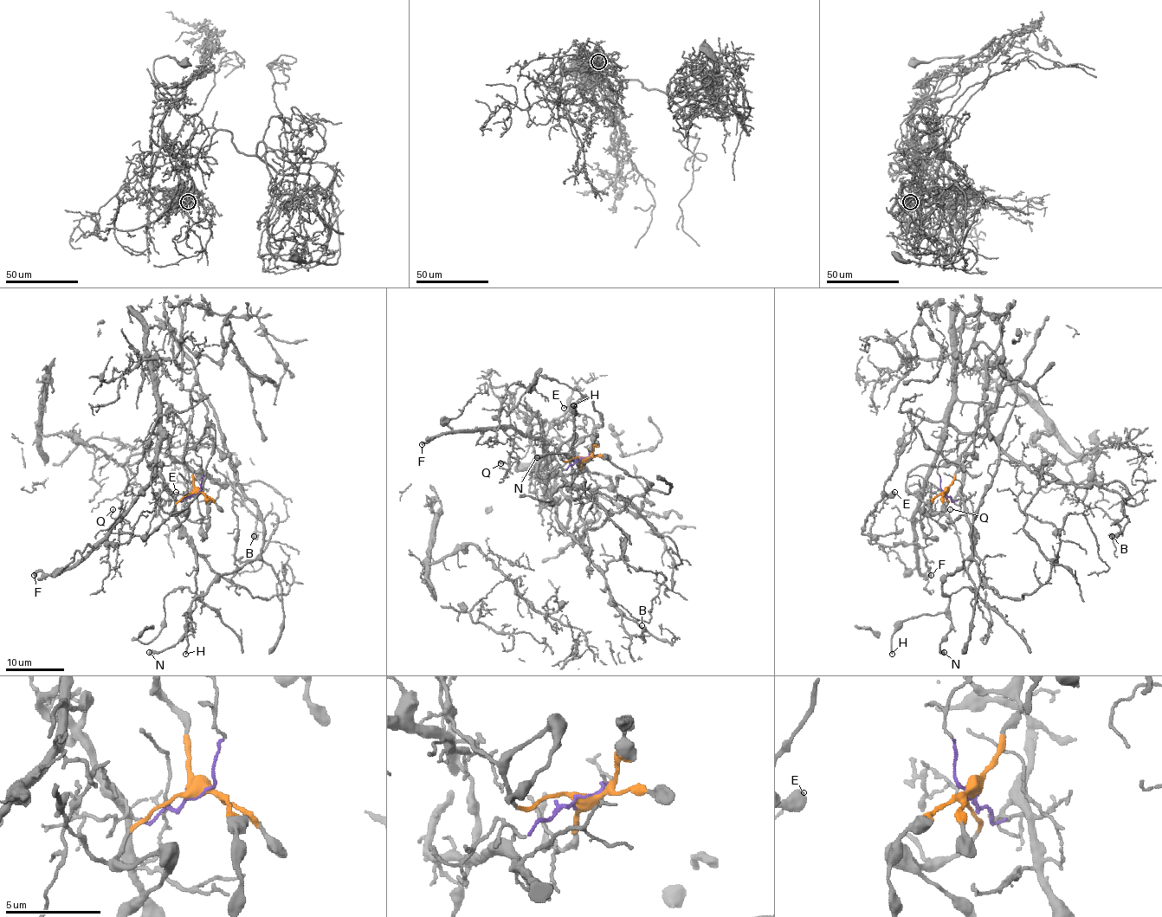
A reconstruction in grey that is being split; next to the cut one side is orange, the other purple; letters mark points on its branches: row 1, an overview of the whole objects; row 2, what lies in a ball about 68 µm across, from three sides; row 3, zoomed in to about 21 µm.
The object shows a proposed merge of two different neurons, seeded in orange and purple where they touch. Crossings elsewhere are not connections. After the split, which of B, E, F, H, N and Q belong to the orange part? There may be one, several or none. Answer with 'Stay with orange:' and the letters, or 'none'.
Stay with orange: E, H, N

